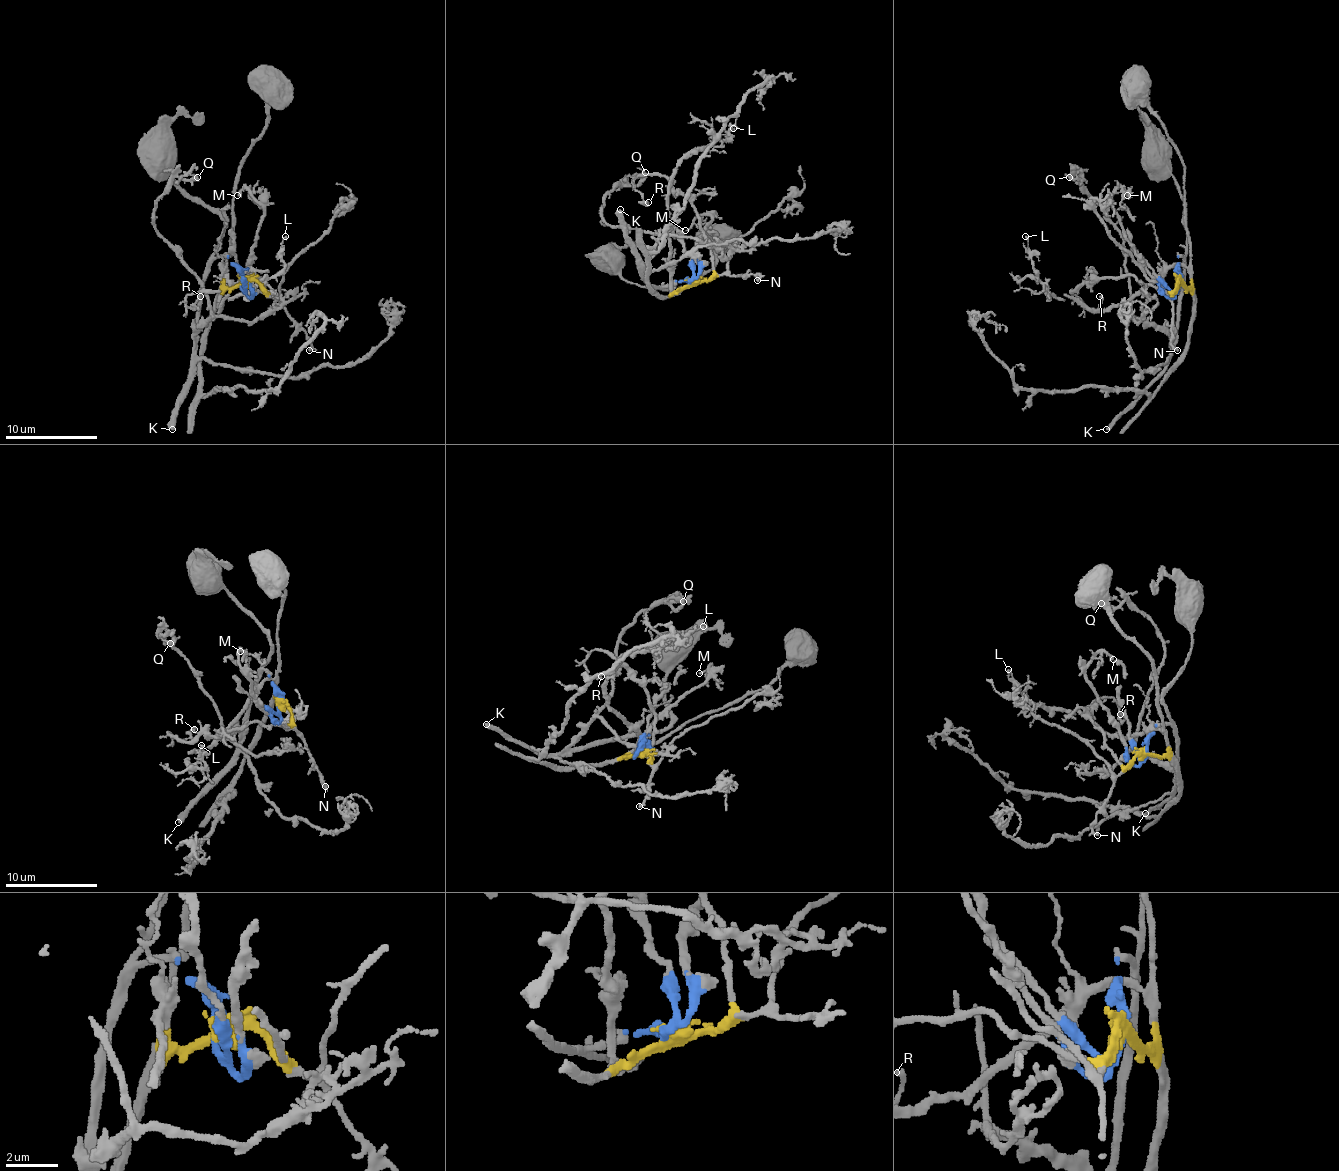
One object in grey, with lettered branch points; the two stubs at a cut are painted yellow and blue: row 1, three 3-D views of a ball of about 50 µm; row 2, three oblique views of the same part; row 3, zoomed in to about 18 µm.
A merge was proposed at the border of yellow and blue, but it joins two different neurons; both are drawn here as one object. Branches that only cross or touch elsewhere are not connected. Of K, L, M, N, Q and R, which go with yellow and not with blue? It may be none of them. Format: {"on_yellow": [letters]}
{"on_yellow": ["L", "N", "R"]}

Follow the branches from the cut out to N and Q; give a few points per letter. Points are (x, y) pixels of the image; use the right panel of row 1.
N: (1177, 282), (1170, 302), (1170, 335), (1177, 351)
Q: (1177, 282), (1182, 256), (1177, 326), (1164, 332), (1145, 326), (1133, 314), (1122, 233), (1069, 178)

